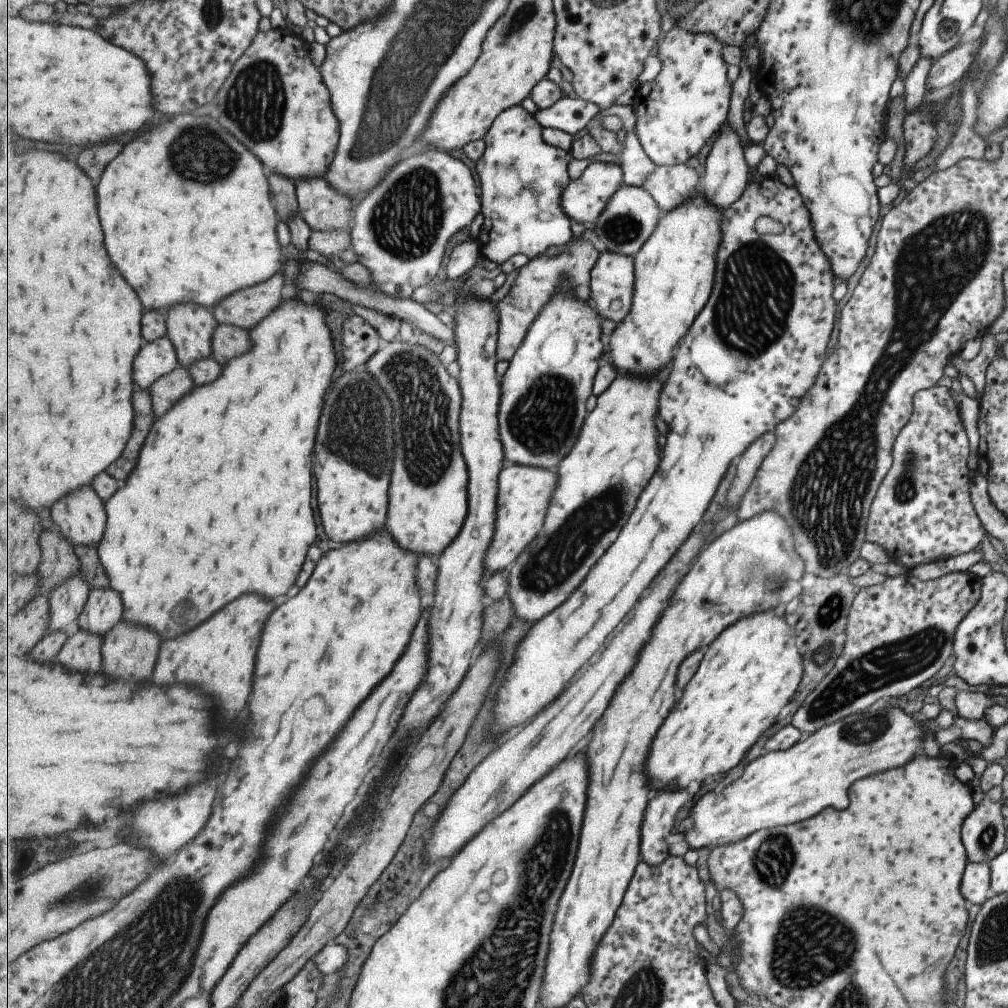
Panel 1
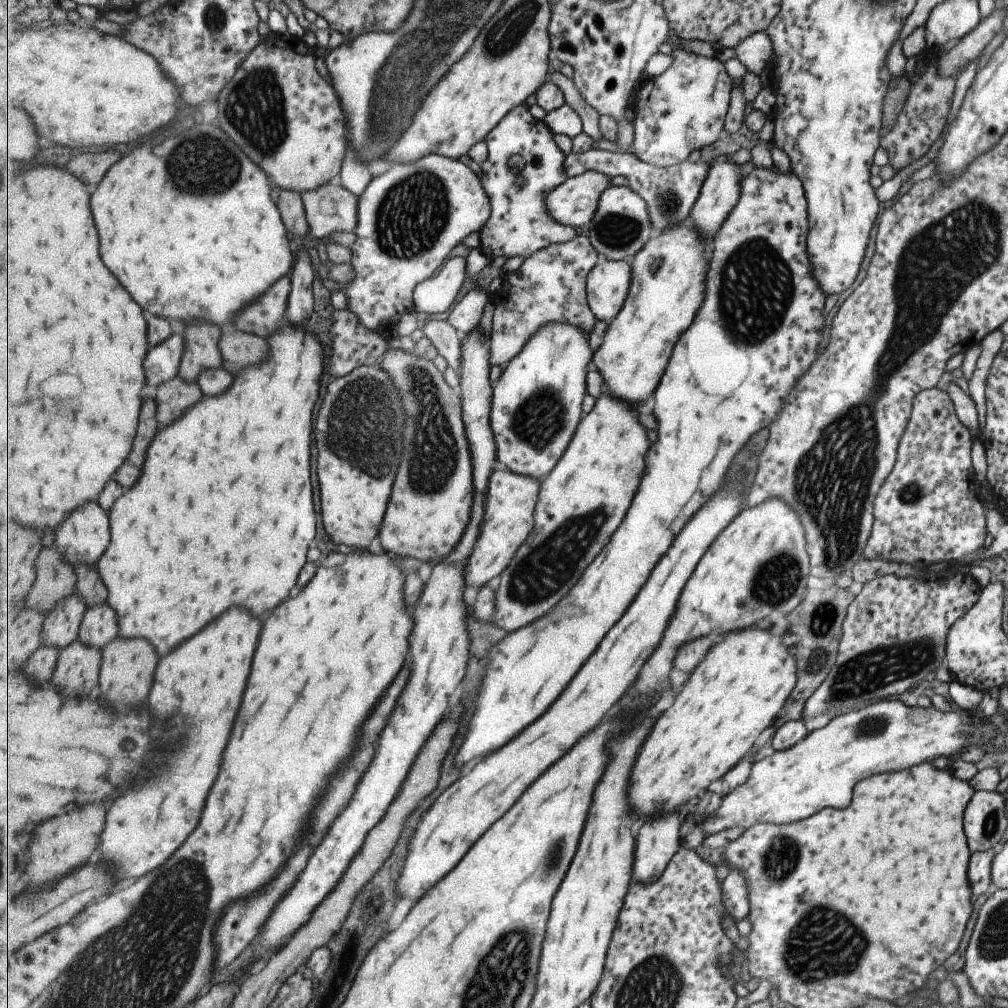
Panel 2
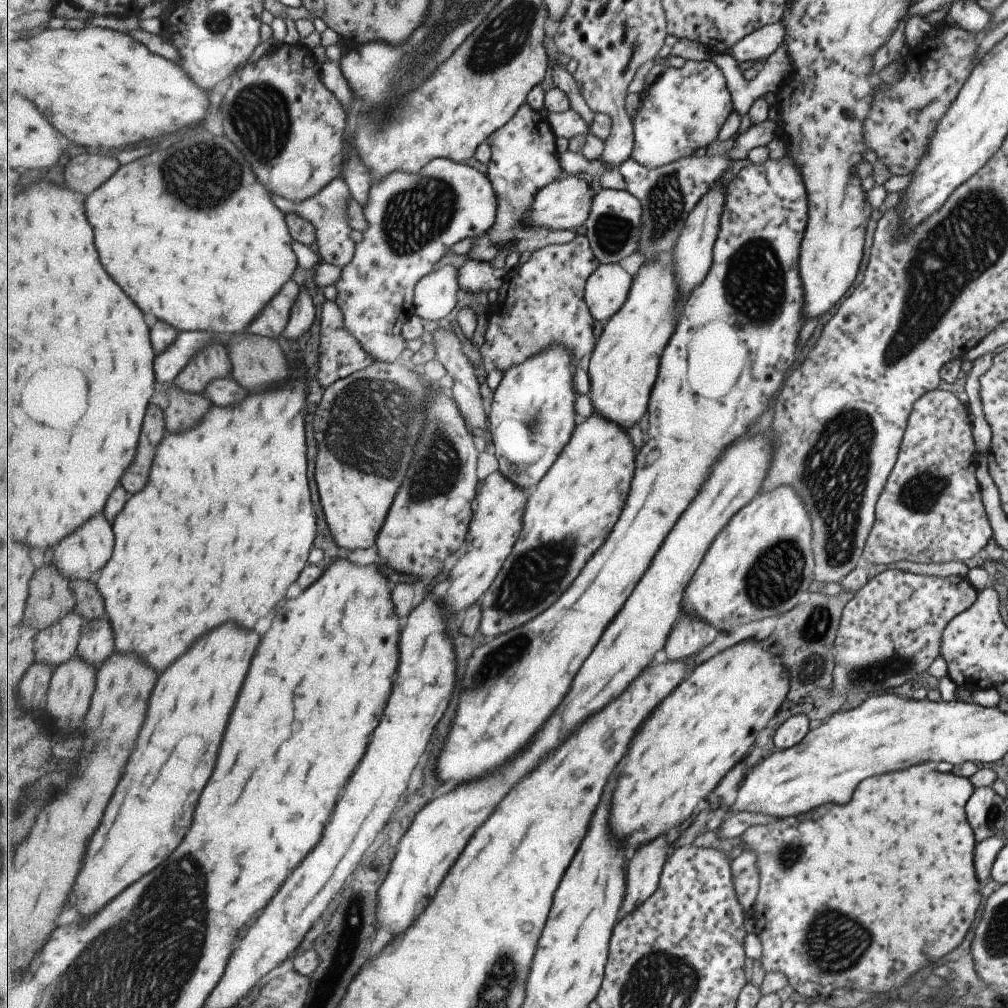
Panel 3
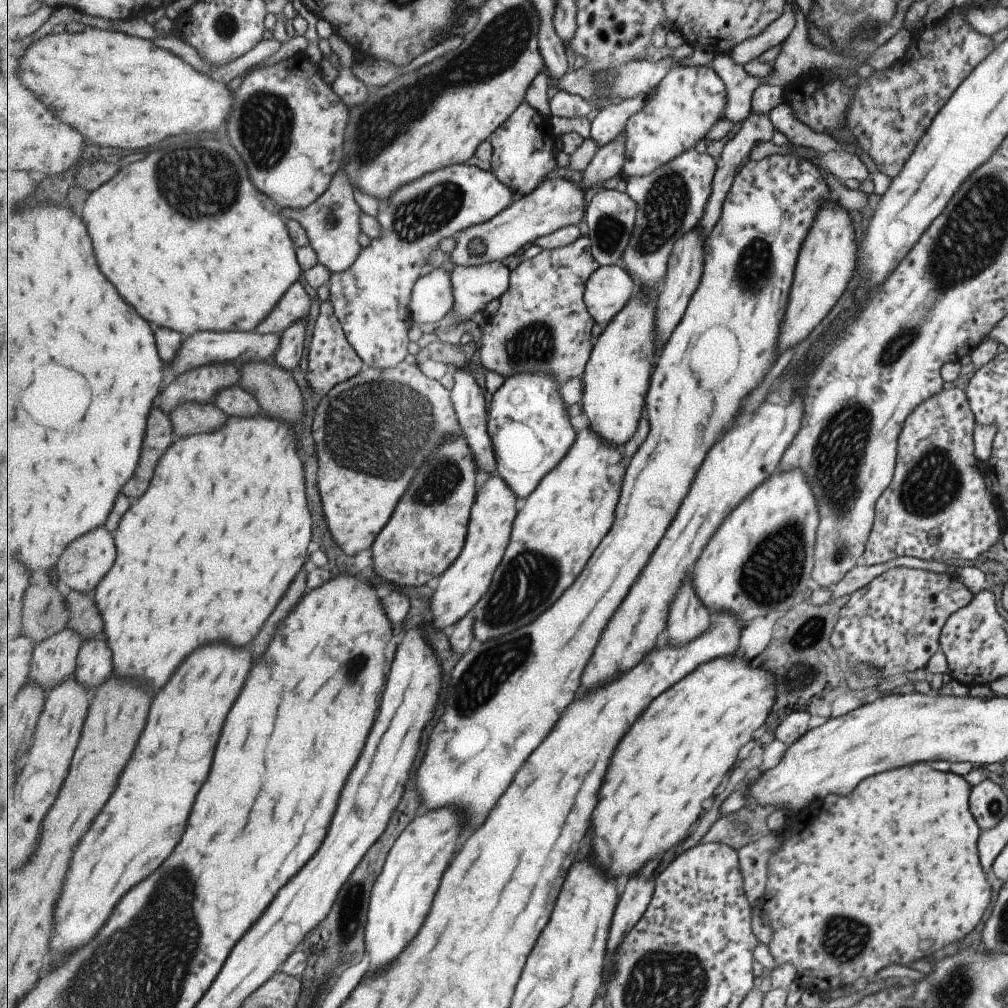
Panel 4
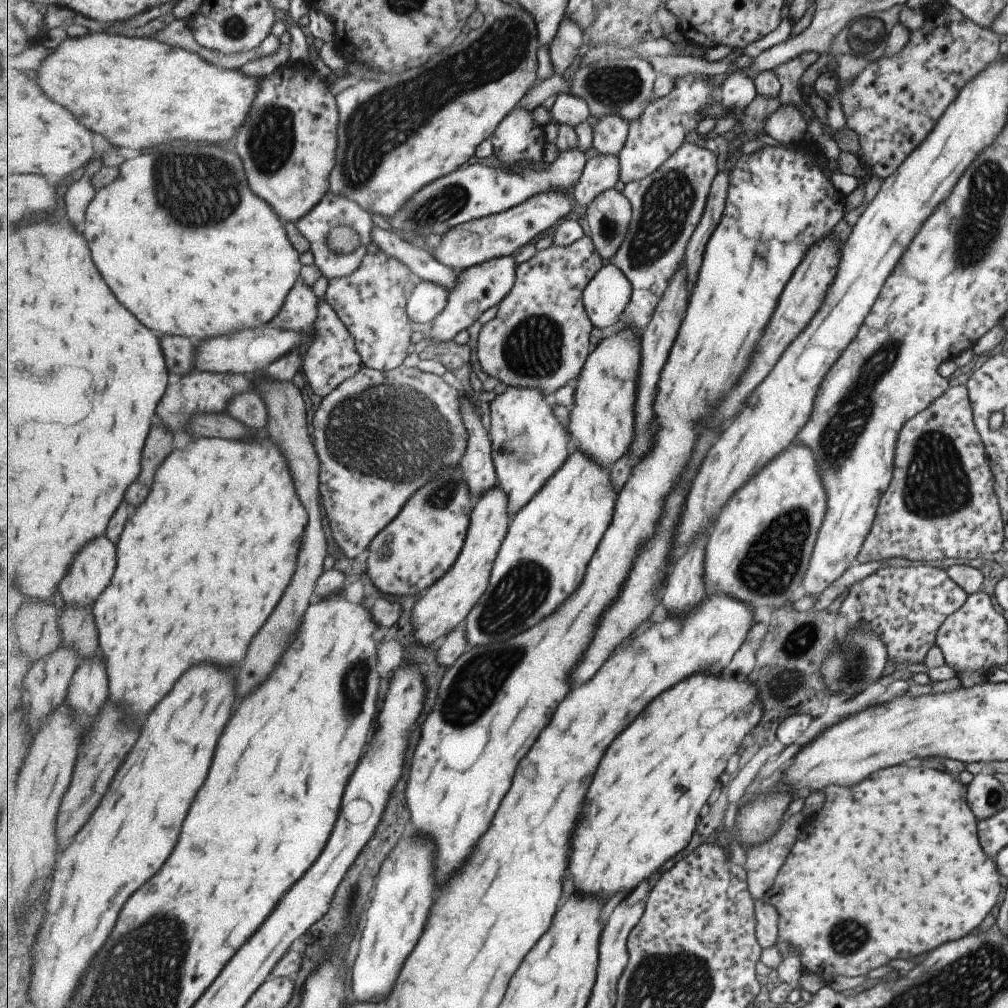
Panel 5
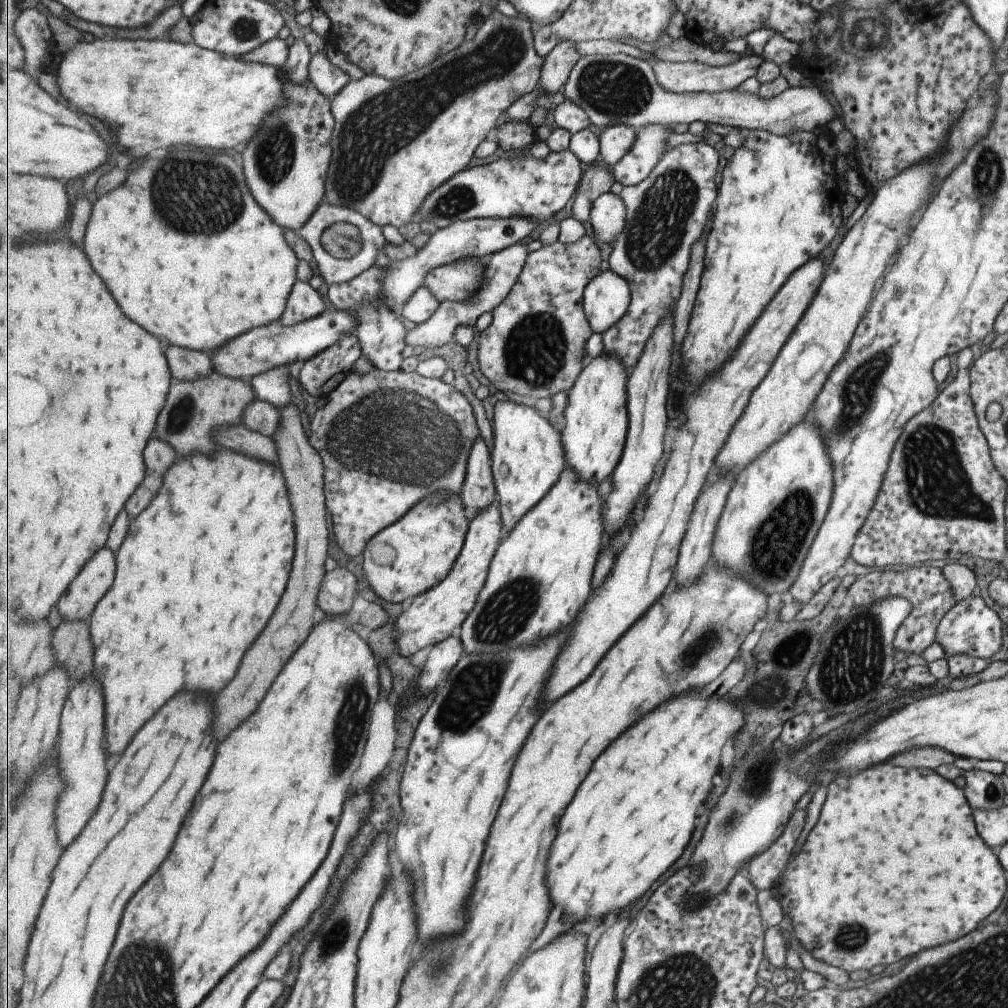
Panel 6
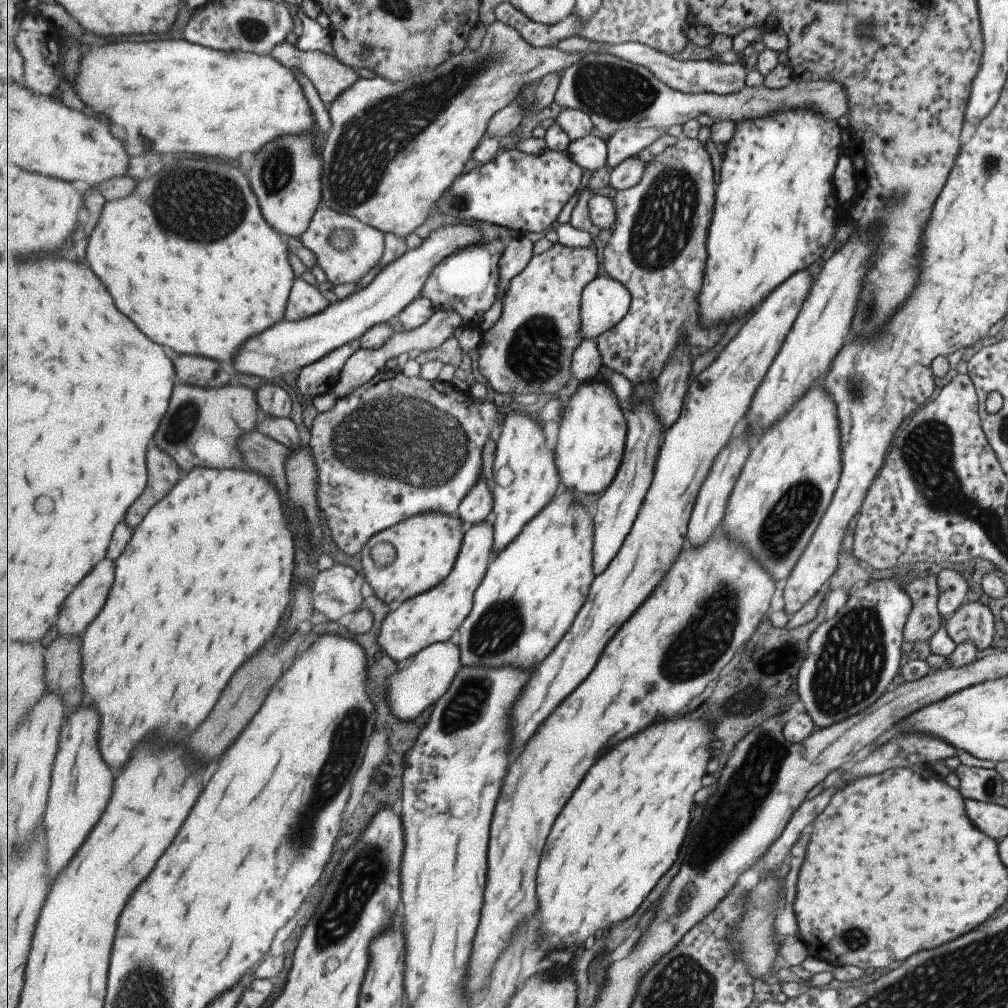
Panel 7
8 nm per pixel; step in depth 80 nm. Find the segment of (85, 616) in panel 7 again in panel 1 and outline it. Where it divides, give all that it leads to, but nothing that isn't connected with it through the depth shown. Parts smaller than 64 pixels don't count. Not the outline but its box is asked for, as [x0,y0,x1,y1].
[48,486,107,548]

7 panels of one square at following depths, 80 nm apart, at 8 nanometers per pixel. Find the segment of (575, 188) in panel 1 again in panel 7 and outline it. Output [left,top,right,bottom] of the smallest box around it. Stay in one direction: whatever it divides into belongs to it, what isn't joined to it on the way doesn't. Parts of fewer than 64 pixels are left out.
[233,220,520,381]

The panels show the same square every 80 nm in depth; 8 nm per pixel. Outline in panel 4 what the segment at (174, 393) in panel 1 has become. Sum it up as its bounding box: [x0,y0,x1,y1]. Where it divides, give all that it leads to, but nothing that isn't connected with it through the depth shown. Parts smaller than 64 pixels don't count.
[171,404,225,436]

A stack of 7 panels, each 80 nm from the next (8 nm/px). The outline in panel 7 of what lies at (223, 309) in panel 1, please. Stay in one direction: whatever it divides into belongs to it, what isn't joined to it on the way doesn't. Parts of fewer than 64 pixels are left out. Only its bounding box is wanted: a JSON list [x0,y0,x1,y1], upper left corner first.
[288,278,330,321]

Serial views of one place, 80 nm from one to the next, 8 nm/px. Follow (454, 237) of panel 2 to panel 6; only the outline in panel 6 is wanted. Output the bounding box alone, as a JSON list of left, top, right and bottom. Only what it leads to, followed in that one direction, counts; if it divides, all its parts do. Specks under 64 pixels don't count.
[327,148,583,371]

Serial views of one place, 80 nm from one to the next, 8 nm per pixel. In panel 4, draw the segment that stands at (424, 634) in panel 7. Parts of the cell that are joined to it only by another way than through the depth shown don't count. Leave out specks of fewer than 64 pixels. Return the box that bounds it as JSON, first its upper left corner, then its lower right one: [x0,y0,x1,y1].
[430,474,521,628]

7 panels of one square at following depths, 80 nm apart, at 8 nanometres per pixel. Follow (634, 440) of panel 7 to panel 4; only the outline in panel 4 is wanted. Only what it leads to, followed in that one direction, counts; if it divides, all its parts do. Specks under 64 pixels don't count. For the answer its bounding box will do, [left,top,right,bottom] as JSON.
[657,222,706,354]

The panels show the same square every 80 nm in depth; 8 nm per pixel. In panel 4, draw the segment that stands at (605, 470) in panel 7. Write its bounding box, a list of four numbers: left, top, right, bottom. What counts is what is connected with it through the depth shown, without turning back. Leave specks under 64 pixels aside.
[581,291,660,448]

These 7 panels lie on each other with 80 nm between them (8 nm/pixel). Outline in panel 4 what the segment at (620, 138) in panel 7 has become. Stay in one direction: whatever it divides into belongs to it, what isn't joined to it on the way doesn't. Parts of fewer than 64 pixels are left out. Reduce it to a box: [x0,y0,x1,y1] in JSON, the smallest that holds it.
[591,94,649,148]

